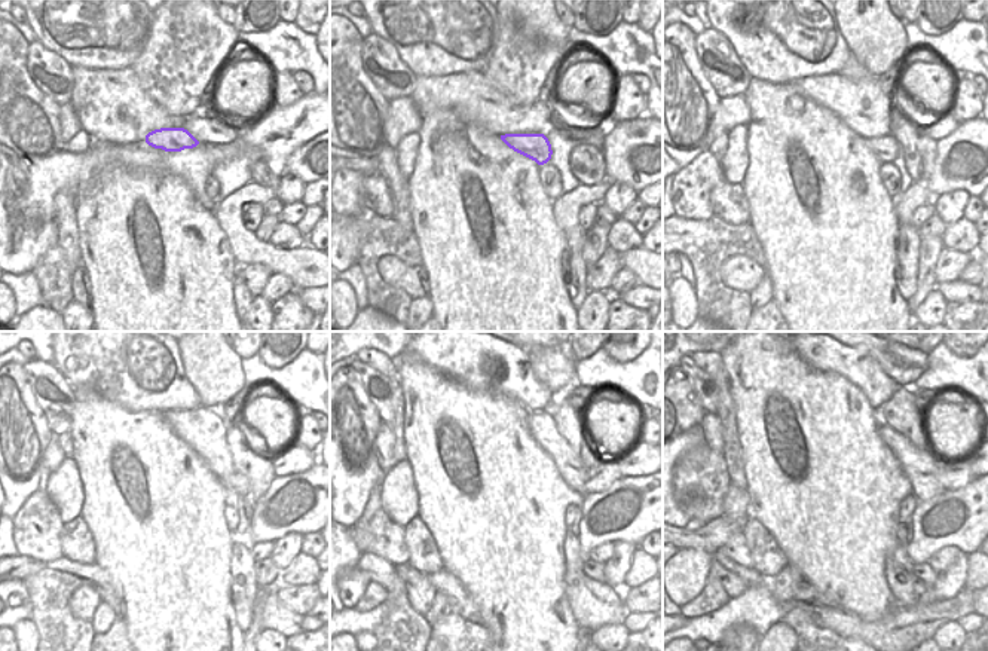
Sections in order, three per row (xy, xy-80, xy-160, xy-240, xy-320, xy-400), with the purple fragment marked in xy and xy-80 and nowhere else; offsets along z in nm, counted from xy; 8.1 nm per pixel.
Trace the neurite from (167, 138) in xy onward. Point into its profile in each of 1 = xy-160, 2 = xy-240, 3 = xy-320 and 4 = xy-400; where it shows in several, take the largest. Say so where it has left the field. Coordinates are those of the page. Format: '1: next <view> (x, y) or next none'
1: next xy-160 (887, 149)
2: next xy-240 (235, 482)
3: next xy-320 (600, 479)
4: next xy-400 (954, 476)

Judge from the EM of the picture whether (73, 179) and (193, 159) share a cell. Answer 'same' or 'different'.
same

